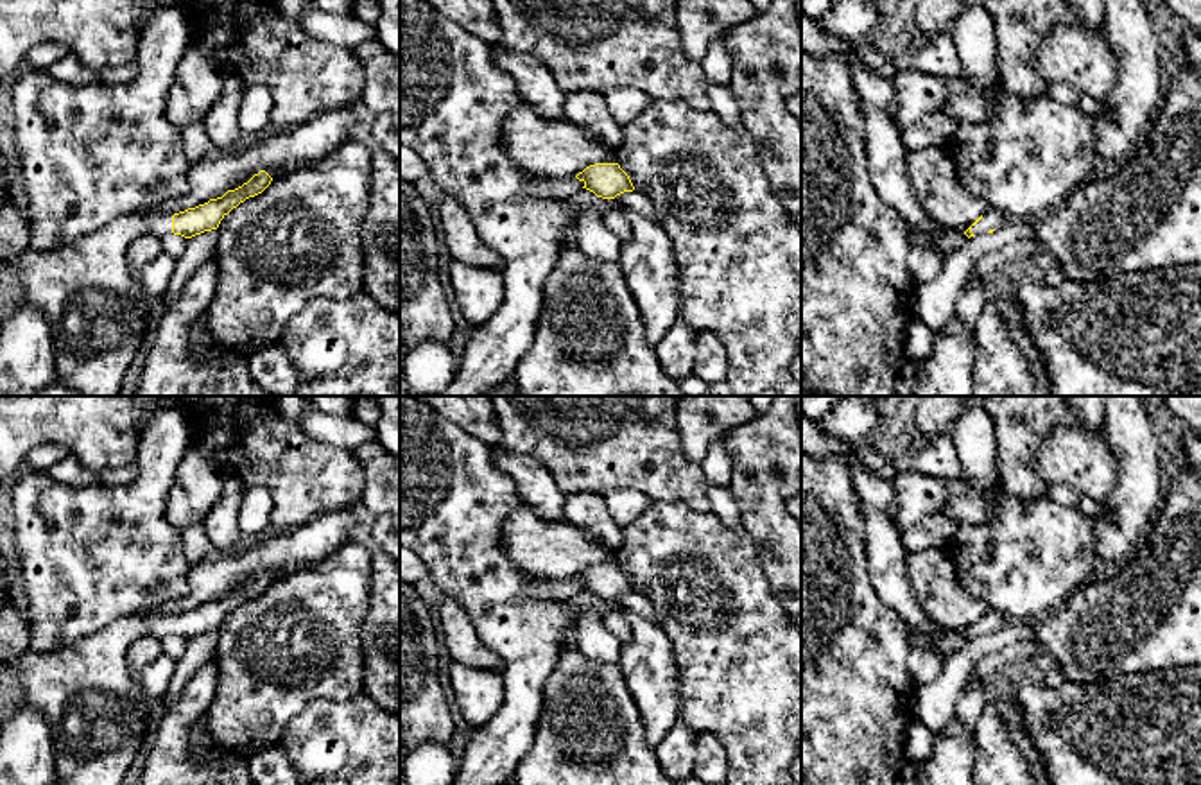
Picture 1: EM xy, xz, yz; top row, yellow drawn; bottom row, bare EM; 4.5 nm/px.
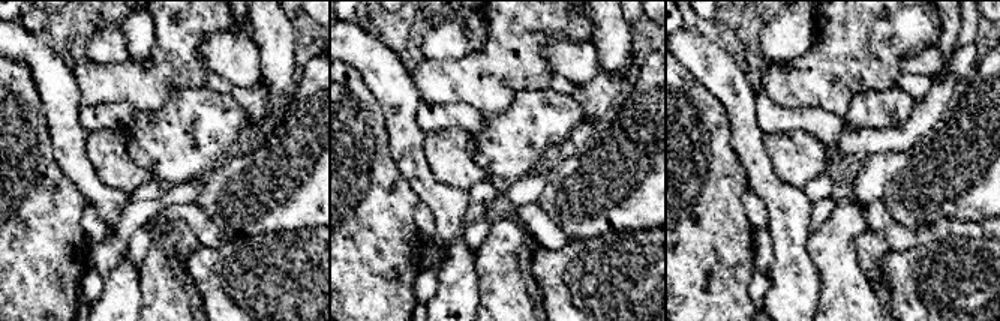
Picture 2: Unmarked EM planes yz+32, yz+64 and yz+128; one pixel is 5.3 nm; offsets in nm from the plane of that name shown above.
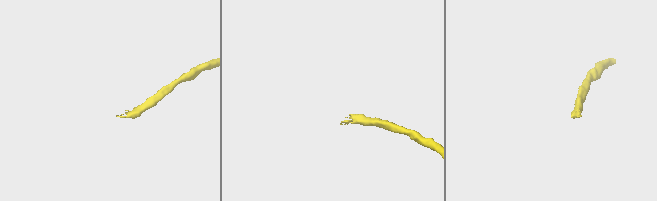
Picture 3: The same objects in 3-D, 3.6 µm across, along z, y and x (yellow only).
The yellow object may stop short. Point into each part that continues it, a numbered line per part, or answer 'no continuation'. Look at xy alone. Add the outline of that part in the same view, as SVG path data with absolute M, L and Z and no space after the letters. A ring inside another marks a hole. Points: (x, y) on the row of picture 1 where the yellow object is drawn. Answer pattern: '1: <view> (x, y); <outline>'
1: xy (95, 307); M122 215L99 231L50 251L27 249L5 267L25 289L25 298L43 314L54 342L56 380L82 396L120 396L149 328L149 296L127 263L127 247L140 235L172 233L172 215Z

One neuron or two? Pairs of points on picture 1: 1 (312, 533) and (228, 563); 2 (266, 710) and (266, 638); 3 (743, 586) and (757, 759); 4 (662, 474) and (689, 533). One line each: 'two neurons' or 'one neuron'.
1: one neuron
2: one neuron
3: one neuron
4: two neurons

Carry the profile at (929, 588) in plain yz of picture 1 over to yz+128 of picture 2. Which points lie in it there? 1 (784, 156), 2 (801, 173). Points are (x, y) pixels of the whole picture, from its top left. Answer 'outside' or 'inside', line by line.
1: inside
2: inside

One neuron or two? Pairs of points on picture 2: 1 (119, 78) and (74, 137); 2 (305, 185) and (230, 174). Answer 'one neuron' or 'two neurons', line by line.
1: two neurons
2: one neuron

